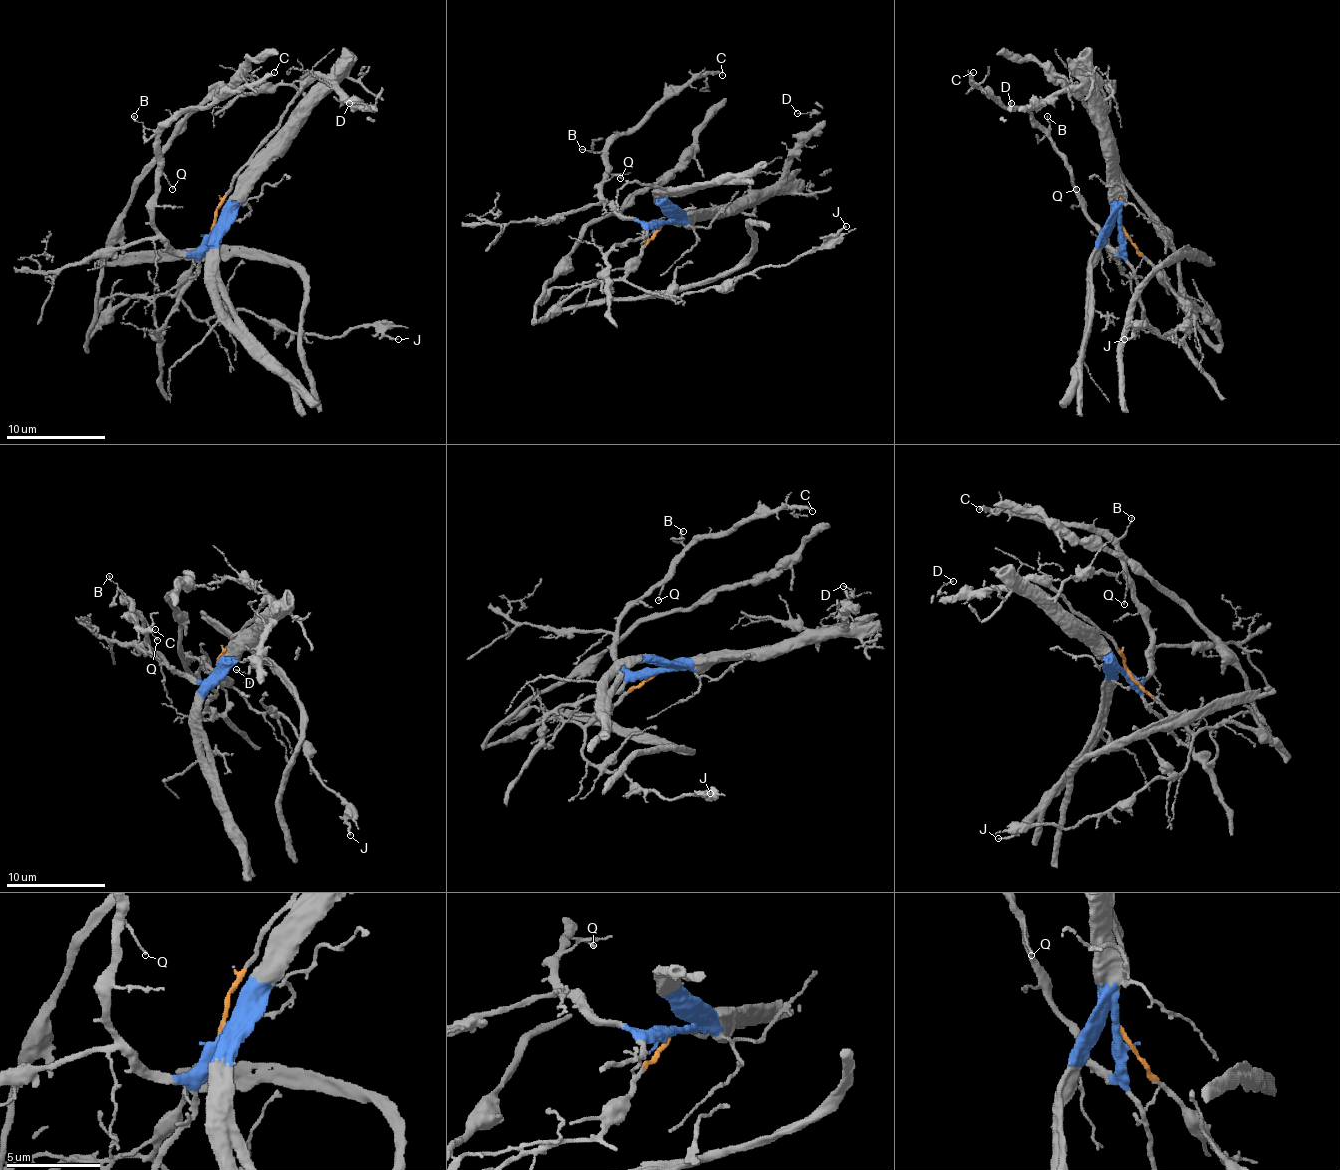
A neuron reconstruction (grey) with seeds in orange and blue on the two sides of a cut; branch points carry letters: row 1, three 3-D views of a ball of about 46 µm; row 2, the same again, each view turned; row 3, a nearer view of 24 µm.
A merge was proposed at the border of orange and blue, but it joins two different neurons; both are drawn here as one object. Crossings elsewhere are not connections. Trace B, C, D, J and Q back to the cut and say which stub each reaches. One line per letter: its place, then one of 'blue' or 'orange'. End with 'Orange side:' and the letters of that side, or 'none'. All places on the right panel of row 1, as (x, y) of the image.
B: at (1047, 116); blue
C: at (973, 72); blue
D: at (1011, 103); blue
J: at (1124, 339); orange
Q: at (1076, 189); blue
Orange side: J

